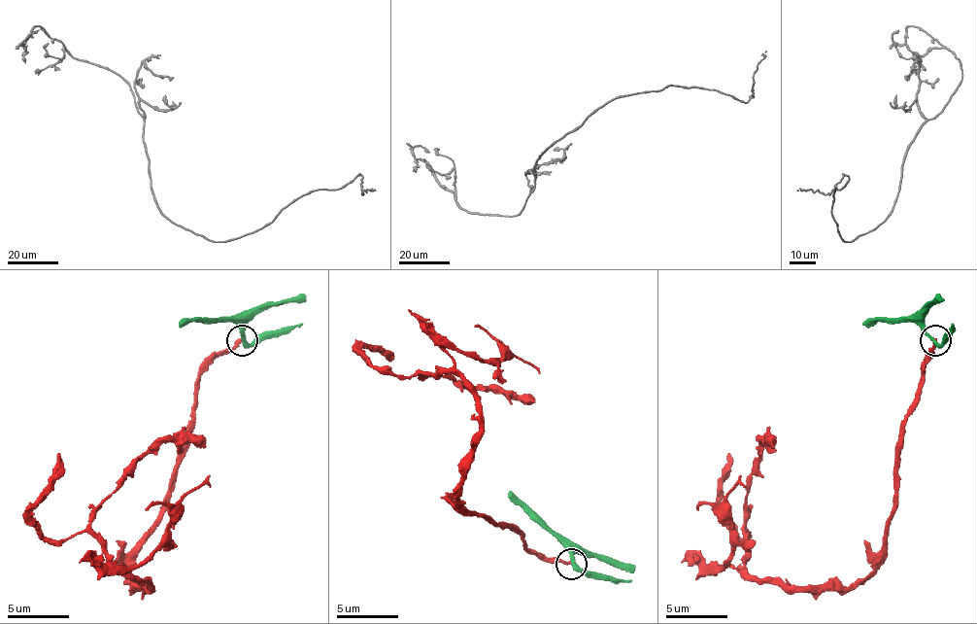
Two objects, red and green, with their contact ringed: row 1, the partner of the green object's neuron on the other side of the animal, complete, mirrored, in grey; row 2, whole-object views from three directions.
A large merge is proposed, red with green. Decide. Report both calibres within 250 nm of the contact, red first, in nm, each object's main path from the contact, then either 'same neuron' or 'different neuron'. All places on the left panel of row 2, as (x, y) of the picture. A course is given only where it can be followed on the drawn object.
280 nm thick on the red side, 300 nm on the other; red runs (243, 341), (200, 378), (187, 449), (135, 585), (153, 585), (117, 570), (91, 514), (144, 455), (206, 436); green runs (243, 341), (234, 322), (178, 326); different neuron

